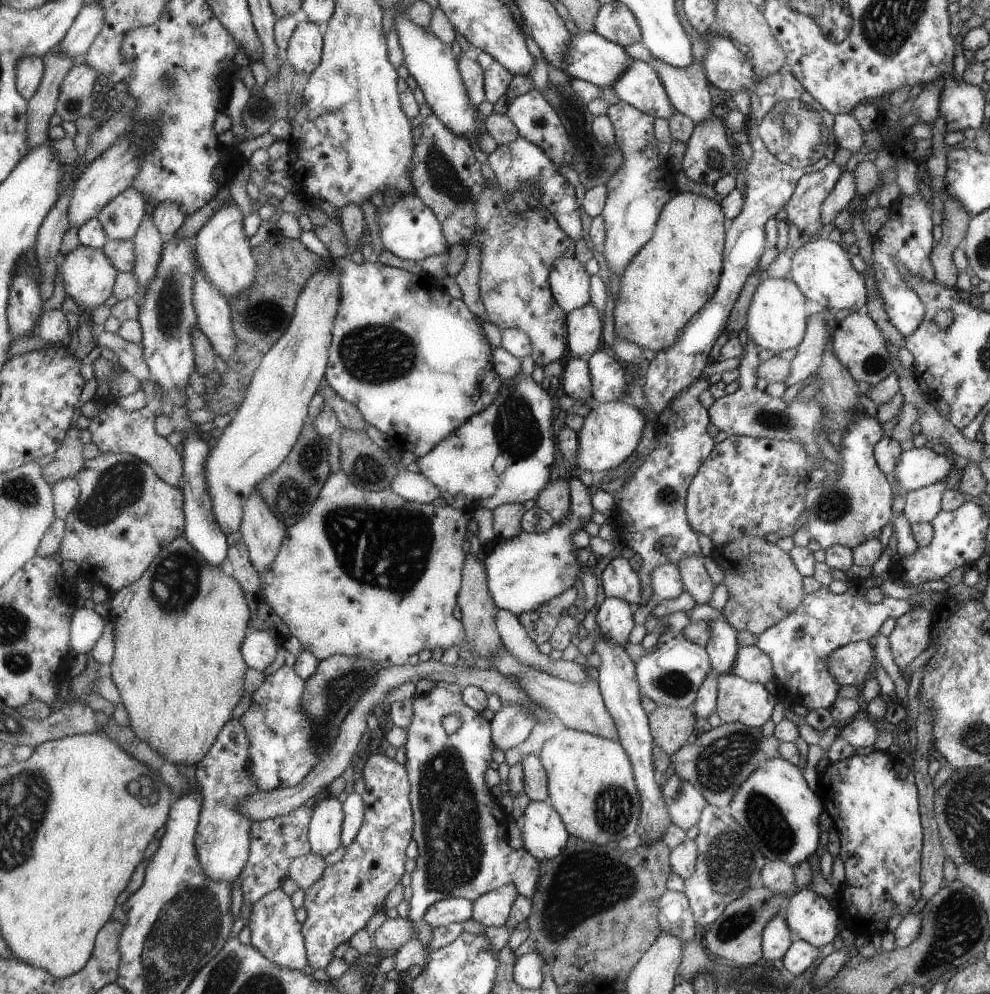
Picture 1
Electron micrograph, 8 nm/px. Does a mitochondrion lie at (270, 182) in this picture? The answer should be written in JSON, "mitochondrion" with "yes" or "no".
{"mitochondrion":"no"}

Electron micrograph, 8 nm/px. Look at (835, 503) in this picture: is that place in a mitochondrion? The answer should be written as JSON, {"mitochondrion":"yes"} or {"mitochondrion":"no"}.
{"mitochondrion":"yes"}

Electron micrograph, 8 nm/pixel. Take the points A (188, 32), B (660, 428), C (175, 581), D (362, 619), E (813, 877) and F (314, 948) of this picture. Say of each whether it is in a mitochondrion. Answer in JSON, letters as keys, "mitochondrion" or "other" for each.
{"A":"other","B":"other","C":"mitochondrion","D":"other","E":"other","F":"other"}

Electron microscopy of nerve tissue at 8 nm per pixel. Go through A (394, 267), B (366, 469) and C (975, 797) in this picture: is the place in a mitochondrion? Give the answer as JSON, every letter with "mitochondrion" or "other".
{"A":"other","B":"mitochondrion","C":"mitochondrion"}

